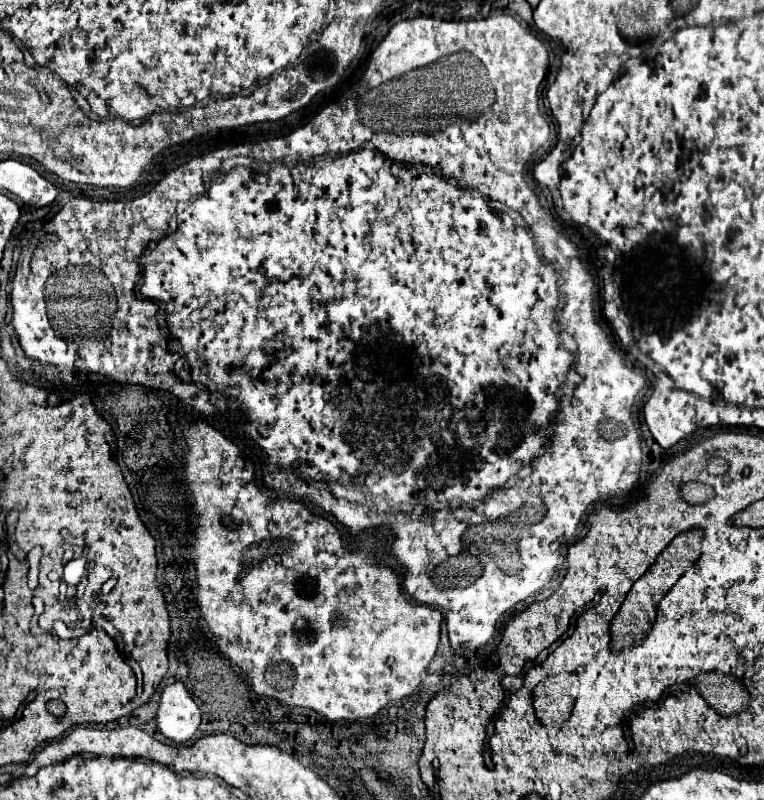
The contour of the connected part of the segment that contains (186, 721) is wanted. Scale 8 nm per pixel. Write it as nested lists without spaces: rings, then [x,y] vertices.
[[[171,683],[161,691],[155,723],[157,731],[175,743],[185,743],[193,737],[201,723],[201,711],[183,683]]]

